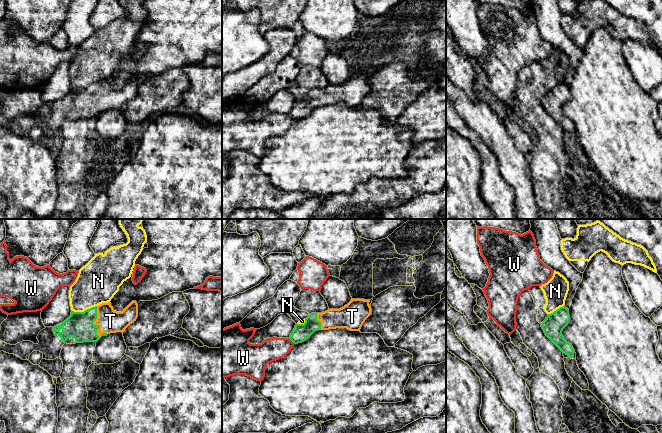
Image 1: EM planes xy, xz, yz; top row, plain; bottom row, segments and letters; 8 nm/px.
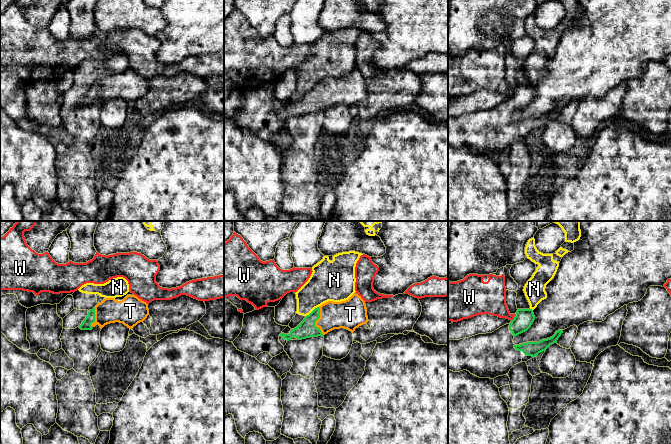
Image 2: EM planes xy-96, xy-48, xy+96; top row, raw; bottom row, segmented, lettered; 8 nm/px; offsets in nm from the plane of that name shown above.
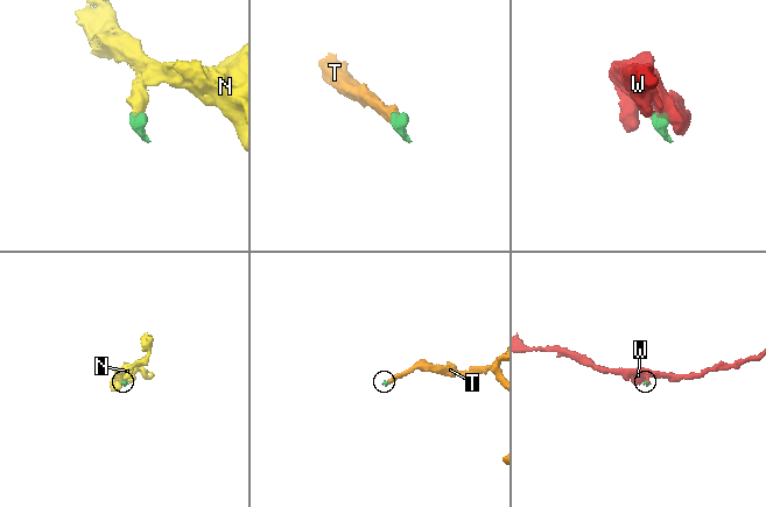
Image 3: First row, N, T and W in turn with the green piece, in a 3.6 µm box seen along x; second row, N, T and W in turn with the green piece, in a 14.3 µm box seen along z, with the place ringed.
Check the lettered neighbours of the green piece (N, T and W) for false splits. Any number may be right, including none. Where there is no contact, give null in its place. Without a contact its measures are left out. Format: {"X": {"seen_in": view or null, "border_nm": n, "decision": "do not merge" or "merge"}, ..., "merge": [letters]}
{"N": {"seen_in": "xy", "border_nm": 200, "decision": "do not merge"}, "T": {"seen_in": "xy", "border_nm": 260, "decision": "merge"}, "W": {"seen_in": "xz", "border_nm": 70, "decision": "do not merge"}, "merge": ["T"]}

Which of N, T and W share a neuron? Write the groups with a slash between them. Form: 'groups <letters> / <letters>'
groups N / T / W

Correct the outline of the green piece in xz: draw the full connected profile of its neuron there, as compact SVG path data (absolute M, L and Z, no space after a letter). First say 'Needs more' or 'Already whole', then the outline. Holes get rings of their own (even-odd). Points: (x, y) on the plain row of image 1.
Needs more. M351 75L340 85L328 85L322 89L311 89L304 100L296 100L289 115L294 119L302 119L318 106L347 104L360 107L363 99L371 90L370 76Z

